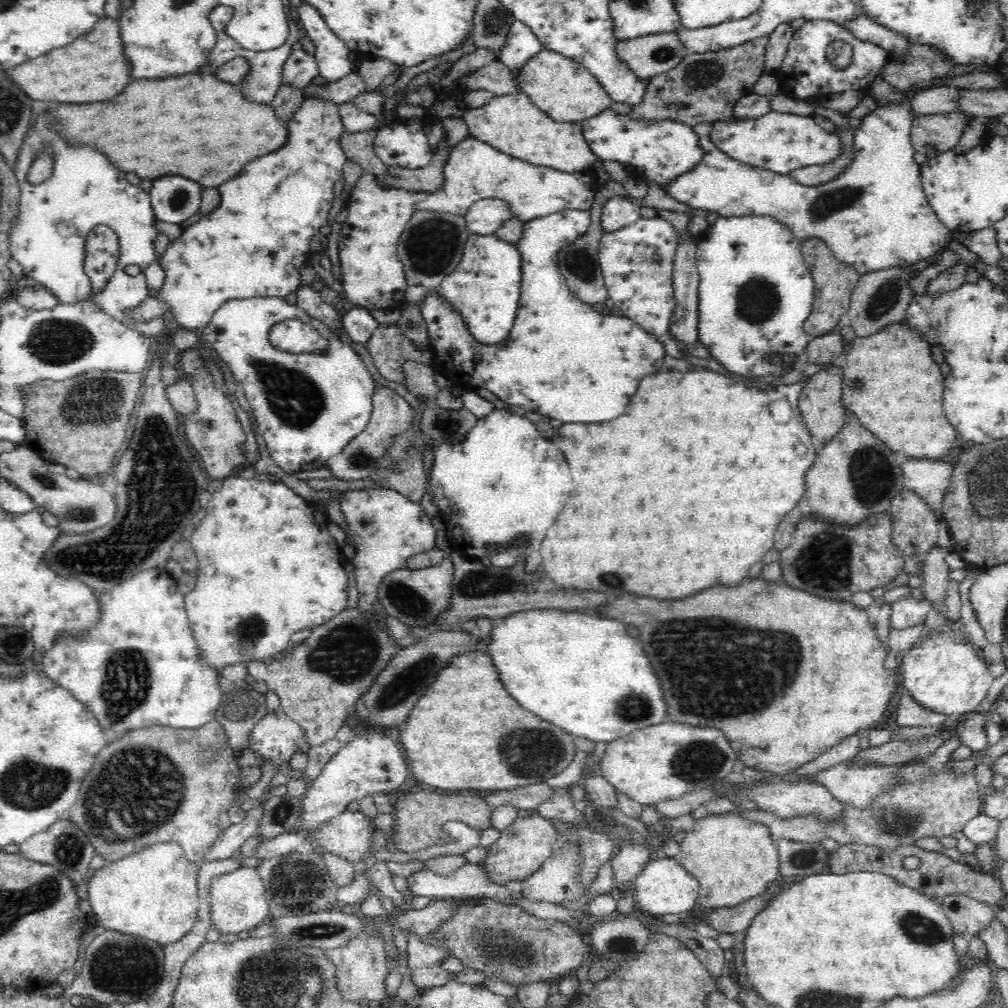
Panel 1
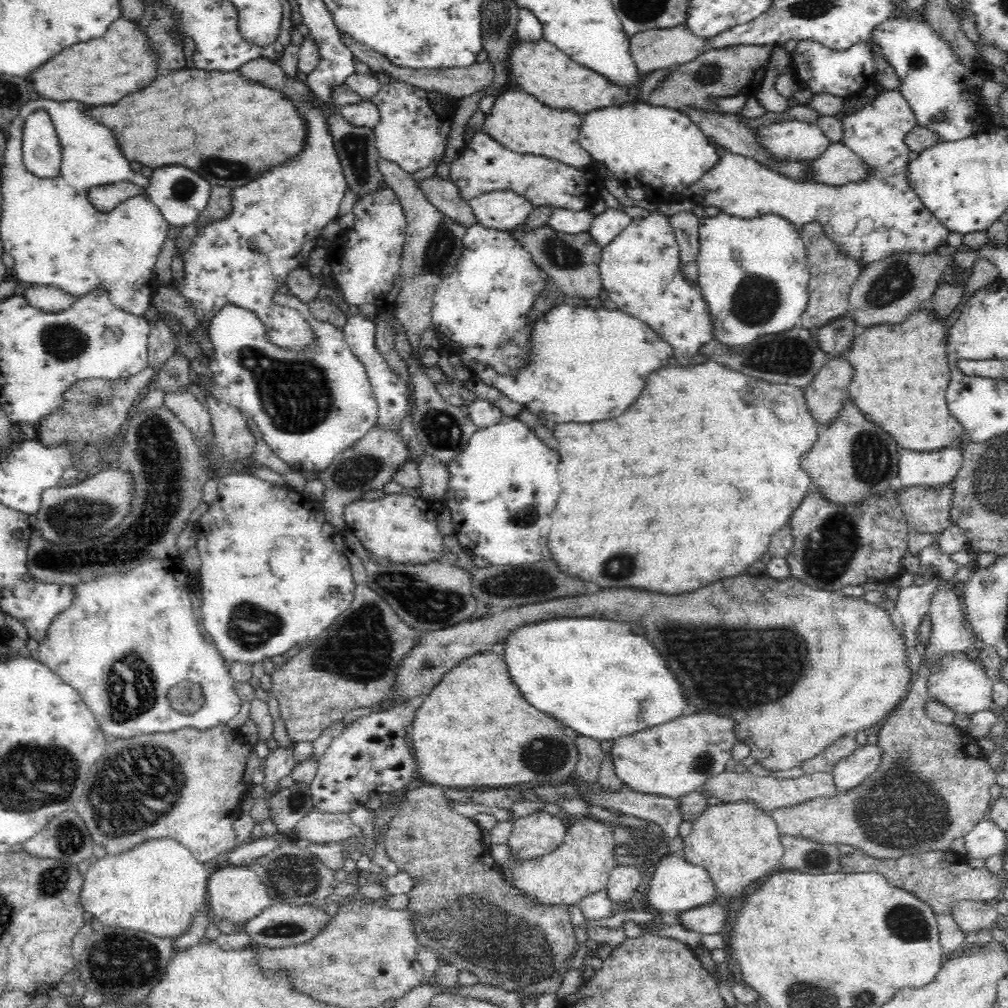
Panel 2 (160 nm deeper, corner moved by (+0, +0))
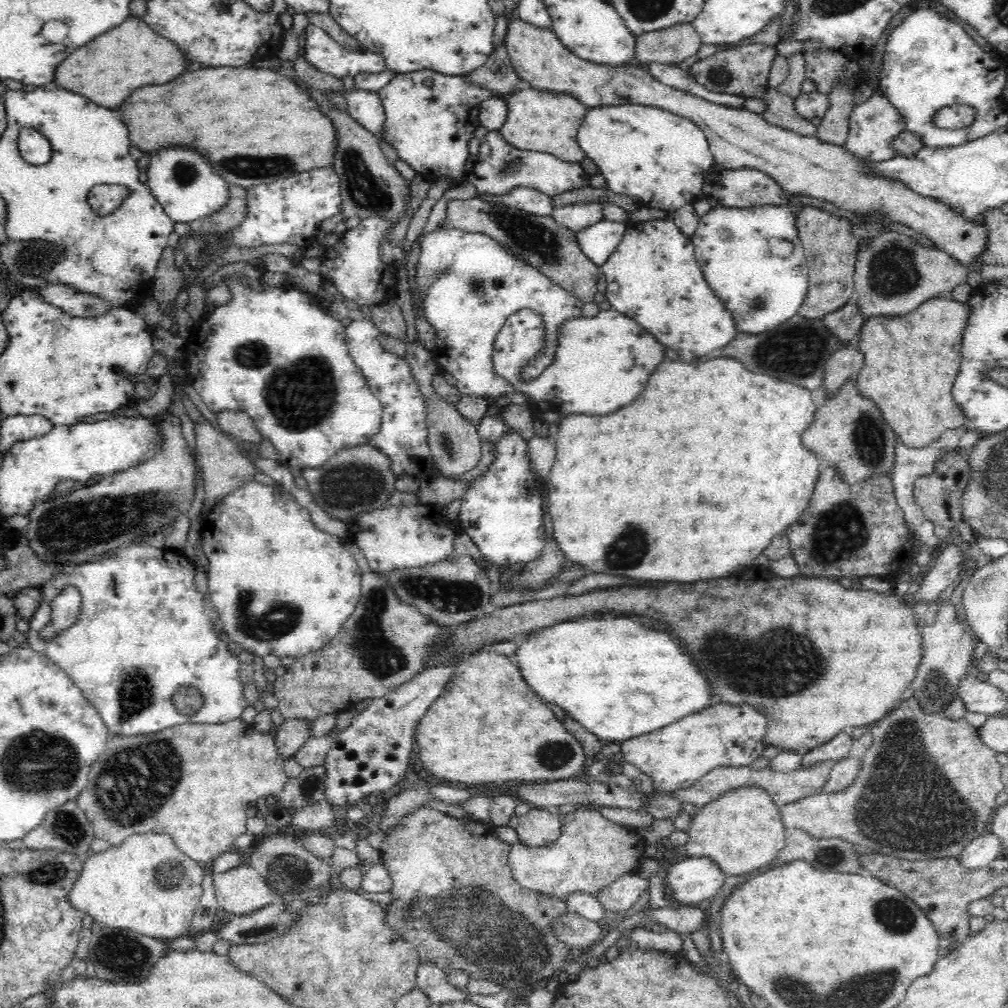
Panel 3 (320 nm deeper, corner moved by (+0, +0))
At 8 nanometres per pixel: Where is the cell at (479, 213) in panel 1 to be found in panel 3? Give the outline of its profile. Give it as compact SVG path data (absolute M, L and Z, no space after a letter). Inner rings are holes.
M530 187L512 189L508 194L500 196L490 194L477 194L477 196L490 203L504 203L538 216L550 216L555 209L552 205L552 197Z

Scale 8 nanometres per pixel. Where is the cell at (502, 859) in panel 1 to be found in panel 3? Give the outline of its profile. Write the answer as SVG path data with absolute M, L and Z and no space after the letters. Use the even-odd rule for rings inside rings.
M532 808L530 812L519 817L515 829L521 844L531 848L542 848L556 842L562 834L560 816L555 810Z

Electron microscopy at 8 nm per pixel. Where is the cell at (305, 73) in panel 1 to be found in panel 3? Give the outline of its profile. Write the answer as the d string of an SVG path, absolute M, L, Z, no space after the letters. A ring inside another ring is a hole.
M308 23L305 28L306 44L304 59L312 65L312 67L342 79L344 76L358 76L360 73L379 73L386 69L386 59L380 53L369 51L360 46L356 49L346 49L335 41L323 28L315 24Z

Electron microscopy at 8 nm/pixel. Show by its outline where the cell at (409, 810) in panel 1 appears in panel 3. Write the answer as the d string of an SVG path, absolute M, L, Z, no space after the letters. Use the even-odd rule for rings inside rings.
M422 806L417 811L402 818L396 825L396 828L386 835L380 849L382 861L384 861L383 866L388 870L393 883L392 890L389 892L392 895L392 904L386 908L385 923L394 932L397 932L401 938L412 943L412 946L417 949L417 955L422 963L434 963L434 965L445 970L445 972L459 969L465 971L470 978L490 980L500 984L502 988L511 989L518 989L518 986L528 986L528 984L541 985L547 981L553 981L558 972L564 970L575 954L554 936L550 928L550 923L556 917L569 913L568 906L566 902L559 900L556 896L547 896L546 894L529 890L529 888L522 887L515 880L508 861L511 845L505 844L502 840L497 841L494 830L496 828L491 823L474 820L469 816L462 818L451 817L444 812L427 806Z

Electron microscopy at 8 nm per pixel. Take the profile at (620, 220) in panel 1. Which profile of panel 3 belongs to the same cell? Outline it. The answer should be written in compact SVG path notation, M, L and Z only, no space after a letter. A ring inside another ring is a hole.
M604 219L575 232L575 235L582 252L601 267L620 244L626 229L627 223Z

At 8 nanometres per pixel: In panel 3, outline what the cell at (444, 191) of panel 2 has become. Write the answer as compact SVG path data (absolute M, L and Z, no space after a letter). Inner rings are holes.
M476 196L467 200L450 199L447 202L446 225L449 228L481 232L491 236L511 254L527 261L543 272L554 284L566 289L584 304L592 302L596 296L596 284L602 273L600 267L582 252L575 232L558 224L552 215L533 215L522 209L504 203L490 203Z

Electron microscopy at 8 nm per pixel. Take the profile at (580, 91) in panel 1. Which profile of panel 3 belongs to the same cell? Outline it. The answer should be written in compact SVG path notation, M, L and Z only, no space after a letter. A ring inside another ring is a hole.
M518 16L508 21L503 43L520 80L528 82L532 88L568 93L588 109L602 105L643 104L676 113L697 124L704 132L717 166L726 170L753 168L773 178L786 192L820 198L855 214L881 214L887 217L887 222L898 222L924 234L934 242L934 248L947 252L964 266L977 270L982 265L980 256L988 246L989 234L984 223L966 219L938 199L918 195L900 180L874 175L868 171L868 160L856 157L844 145L827 144L817 134L802 136L770 124L761 114L744 107L716 104L680 91L655 79L638 64L612 67L580 58L562 44L552 28L538 28Z

